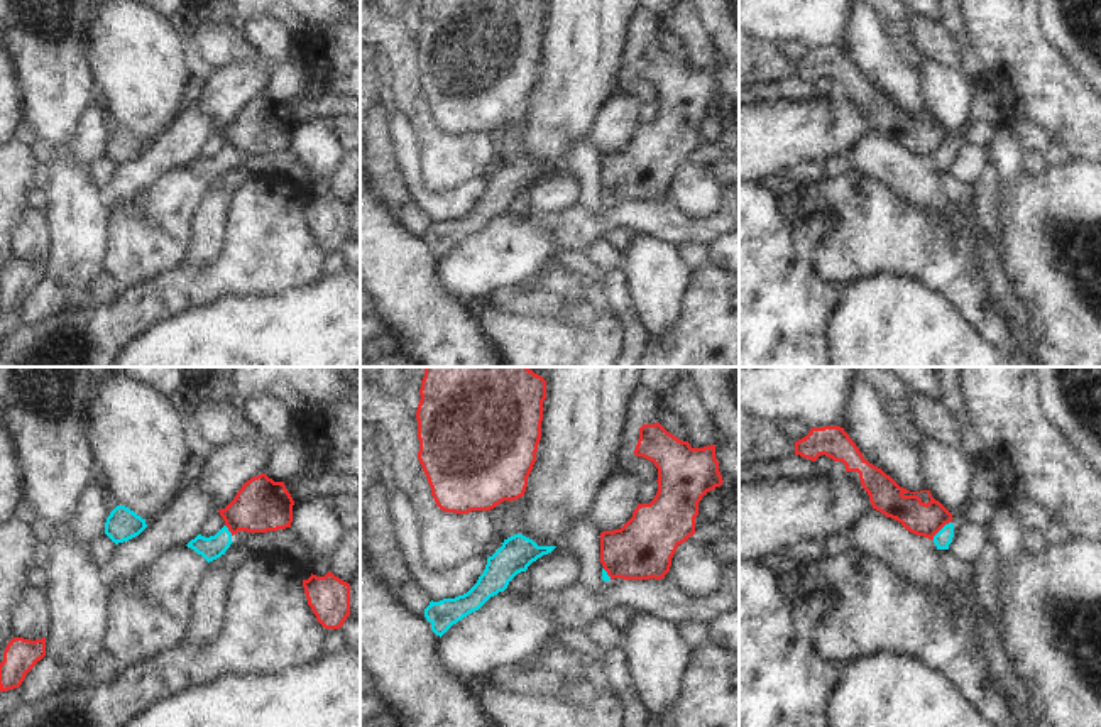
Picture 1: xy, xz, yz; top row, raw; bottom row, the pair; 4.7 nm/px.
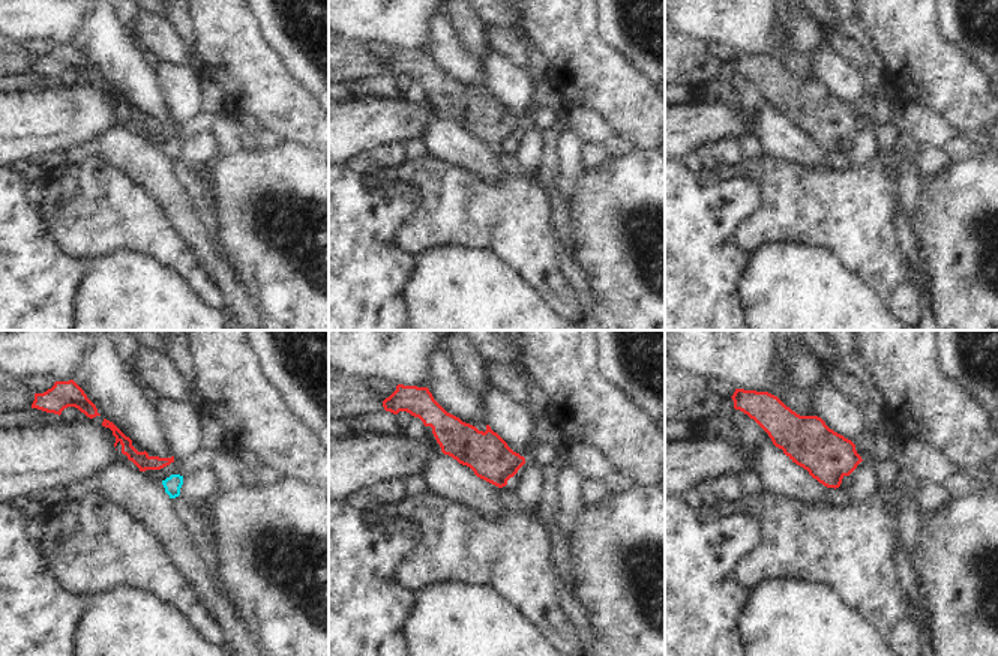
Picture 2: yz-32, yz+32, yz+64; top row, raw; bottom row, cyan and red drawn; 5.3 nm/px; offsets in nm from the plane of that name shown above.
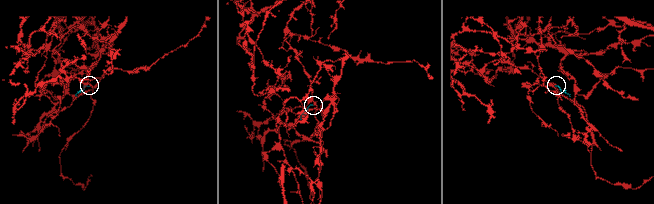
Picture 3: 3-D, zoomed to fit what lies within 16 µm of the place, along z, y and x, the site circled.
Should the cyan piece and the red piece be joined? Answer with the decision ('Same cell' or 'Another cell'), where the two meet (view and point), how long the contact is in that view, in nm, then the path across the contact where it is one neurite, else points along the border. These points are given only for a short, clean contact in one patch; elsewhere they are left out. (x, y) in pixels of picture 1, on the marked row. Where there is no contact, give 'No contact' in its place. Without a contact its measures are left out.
Another cell. Touches cyan at yz (941, 530). Shared border 130 nm. Boundary: yz (951, 521), (932, 538)

